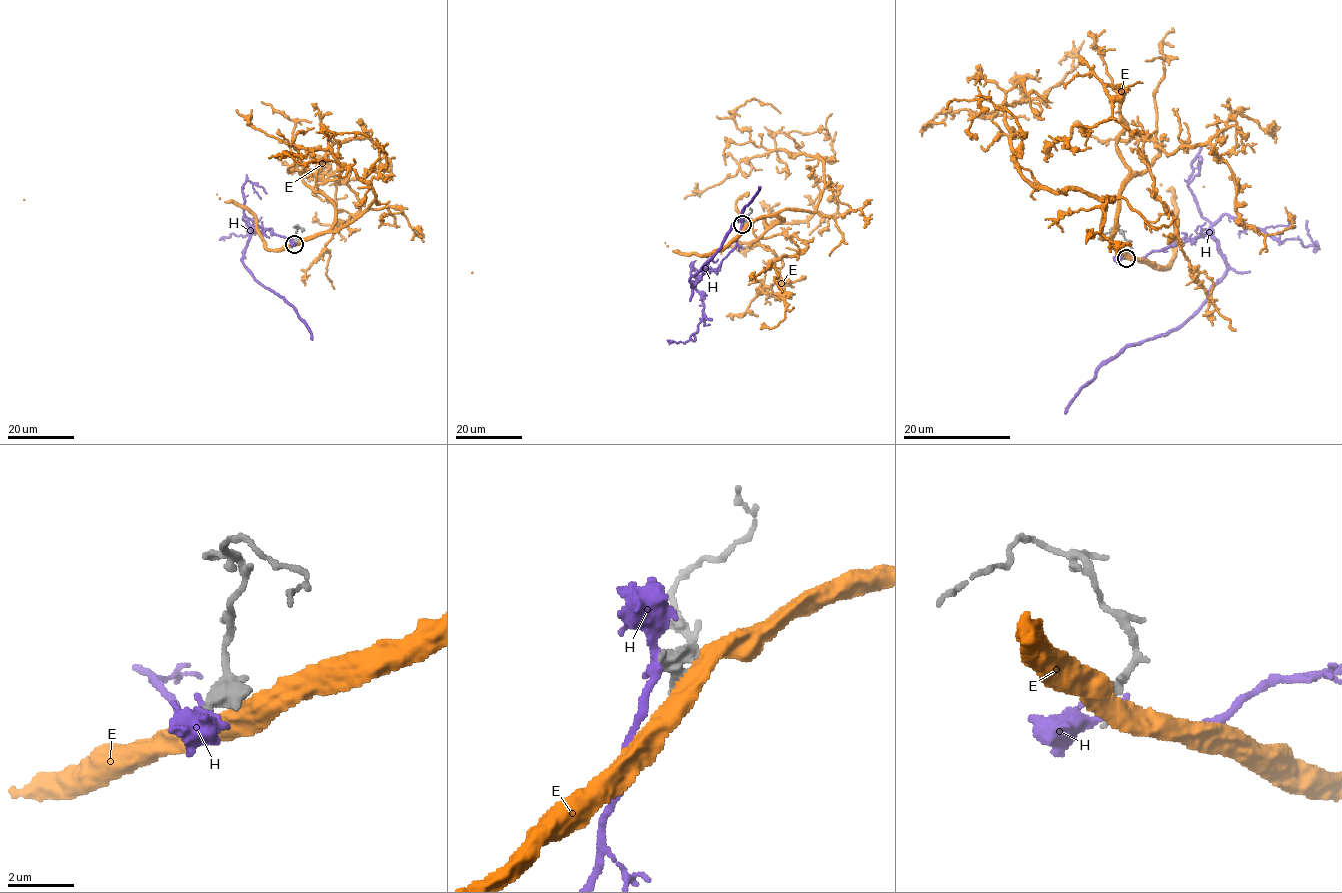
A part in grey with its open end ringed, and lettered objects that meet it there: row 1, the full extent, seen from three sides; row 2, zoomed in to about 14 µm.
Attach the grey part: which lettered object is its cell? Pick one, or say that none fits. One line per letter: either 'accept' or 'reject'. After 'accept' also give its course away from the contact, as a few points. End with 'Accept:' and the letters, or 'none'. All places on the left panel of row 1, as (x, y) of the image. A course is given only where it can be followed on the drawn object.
E: reject
H: reject
Accept: none

